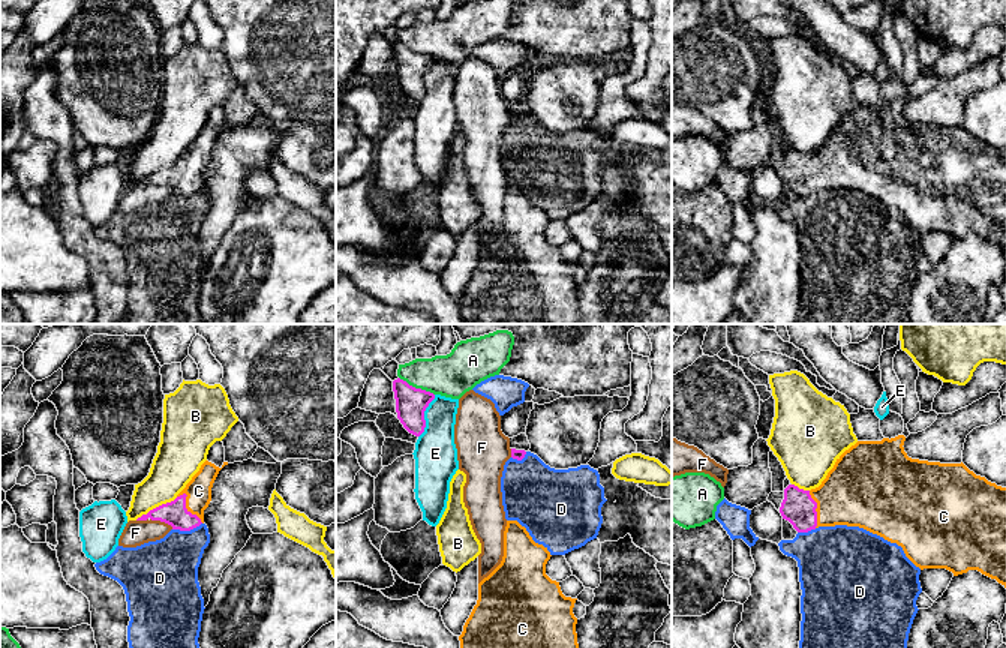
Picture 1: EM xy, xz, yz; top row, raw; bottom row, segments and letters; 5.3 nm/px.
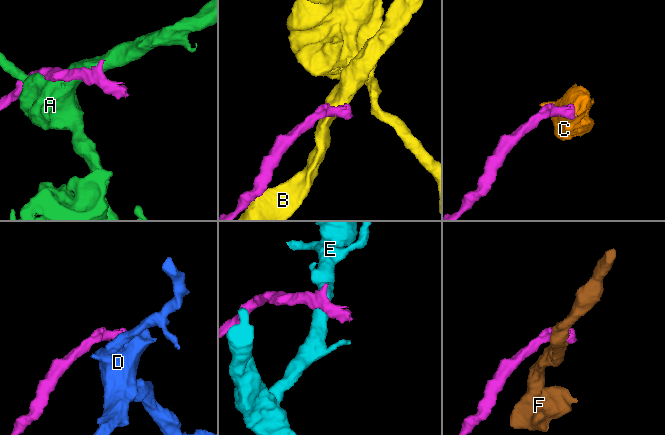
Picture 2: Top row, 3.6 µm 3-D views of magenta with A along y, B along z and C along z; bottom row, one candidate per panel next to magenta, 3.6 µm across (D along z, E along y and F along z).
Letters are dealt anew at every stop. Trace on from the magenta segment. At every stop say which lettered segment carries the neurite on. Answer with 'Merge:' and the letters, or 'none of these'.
Merge: C

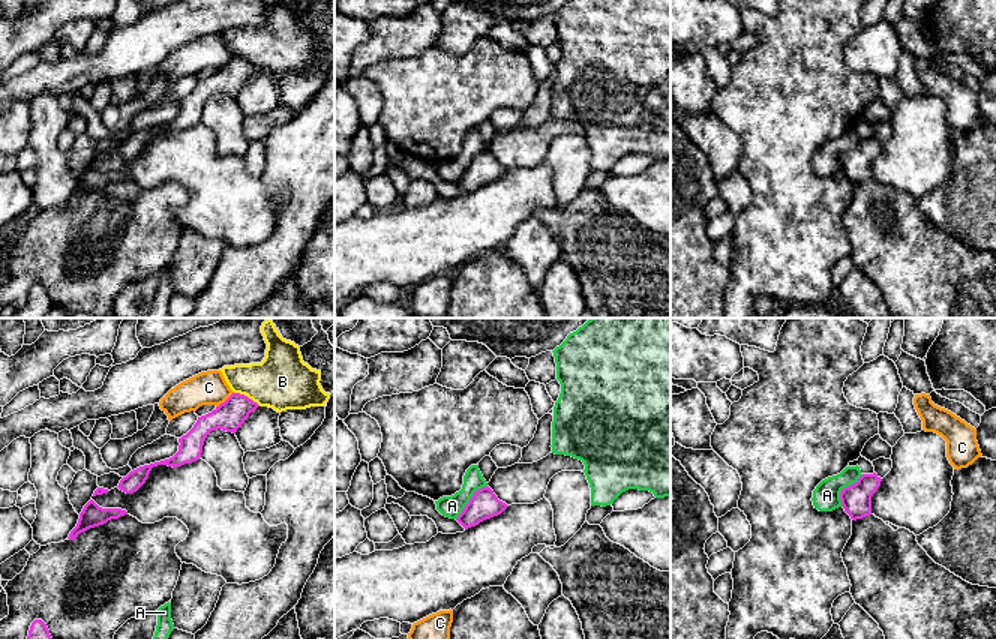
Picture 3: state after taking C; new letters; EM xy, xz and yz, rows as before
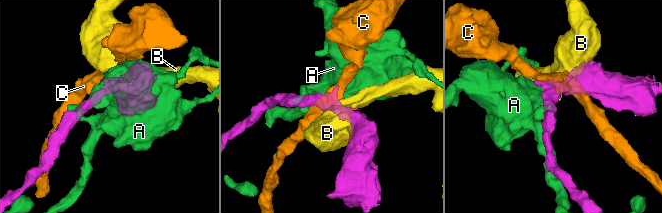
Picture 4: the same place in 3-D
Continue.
Merge: none of these

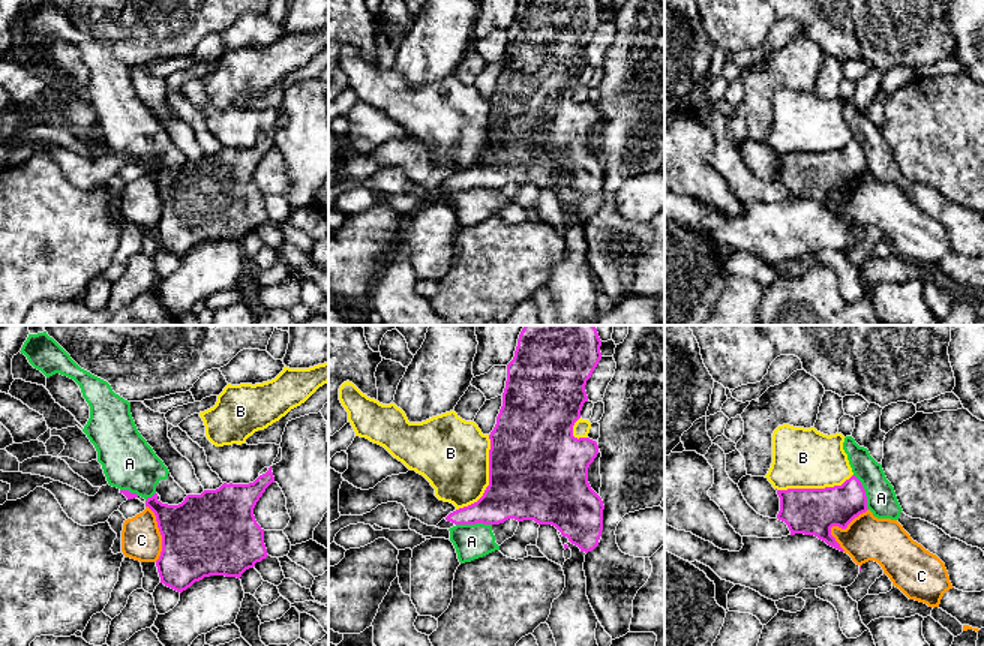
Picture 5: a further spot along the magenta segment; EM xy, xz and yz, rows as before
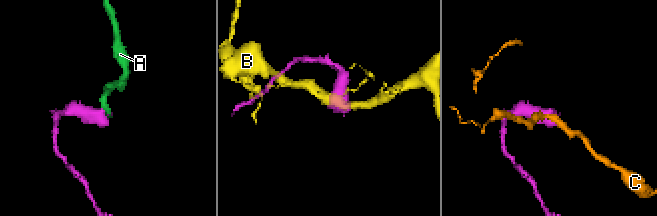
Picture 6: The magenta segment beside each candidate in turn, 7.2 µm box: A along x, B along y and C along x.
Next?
Merge: none of these

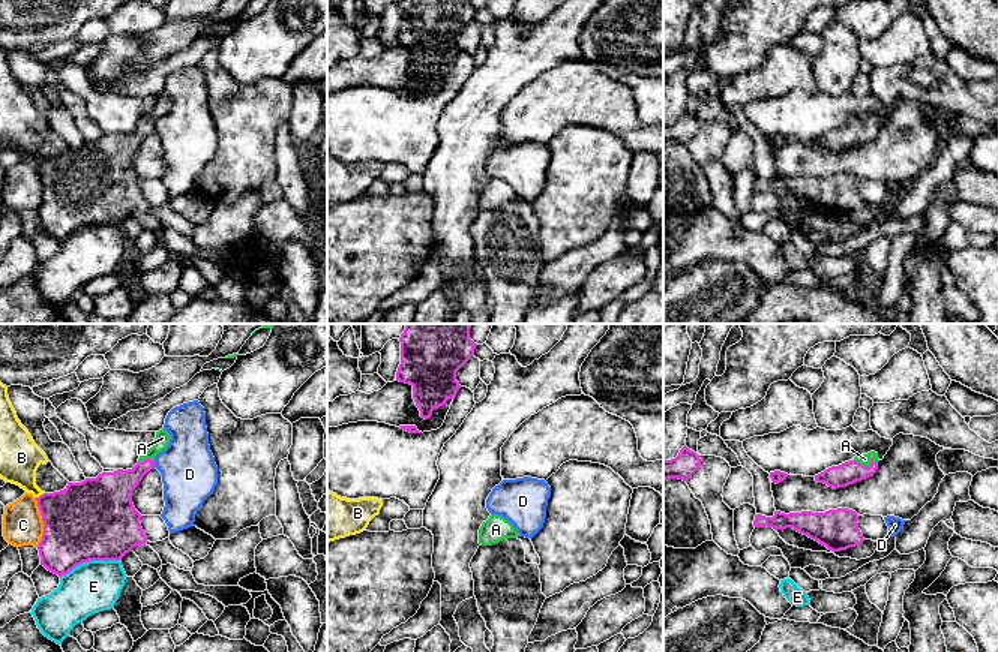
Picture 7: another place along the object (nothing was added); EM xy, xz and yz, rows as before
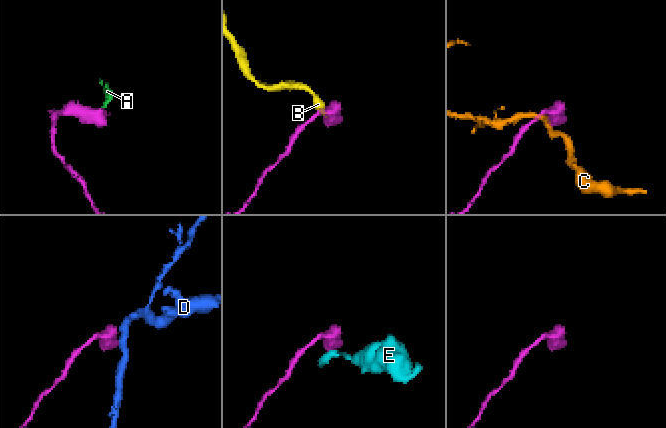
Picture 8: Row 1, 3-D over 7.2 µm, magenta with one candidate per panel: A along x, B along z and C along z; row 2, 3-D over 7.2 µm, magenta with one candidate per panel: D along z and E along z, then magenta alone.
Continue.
Merge: A

